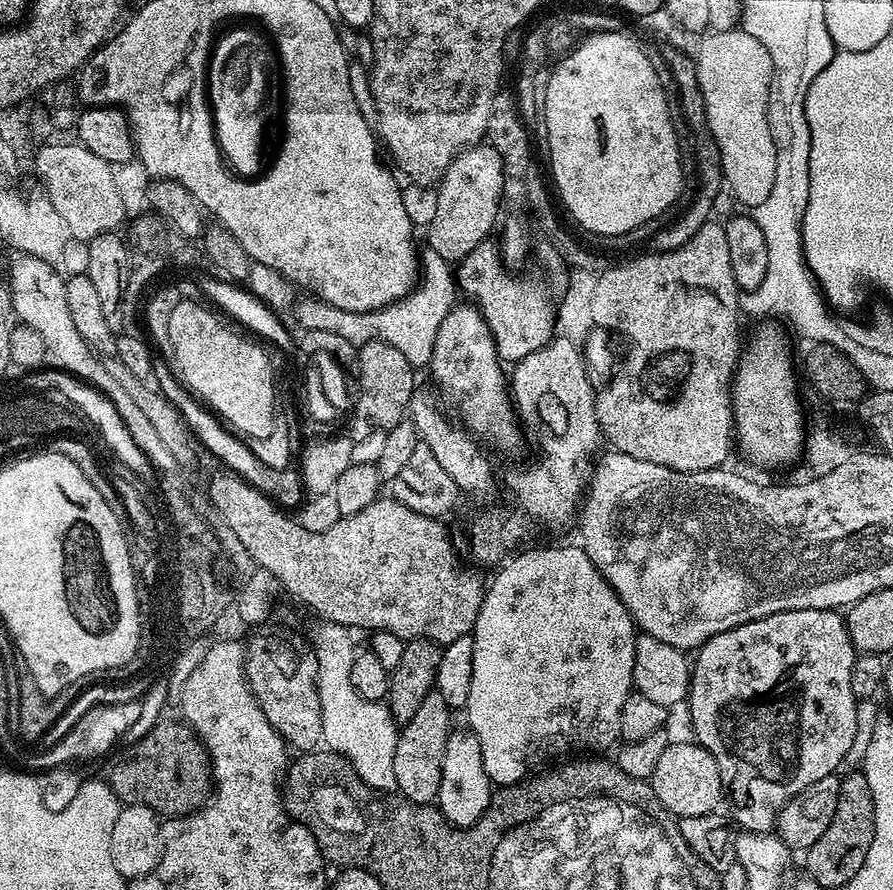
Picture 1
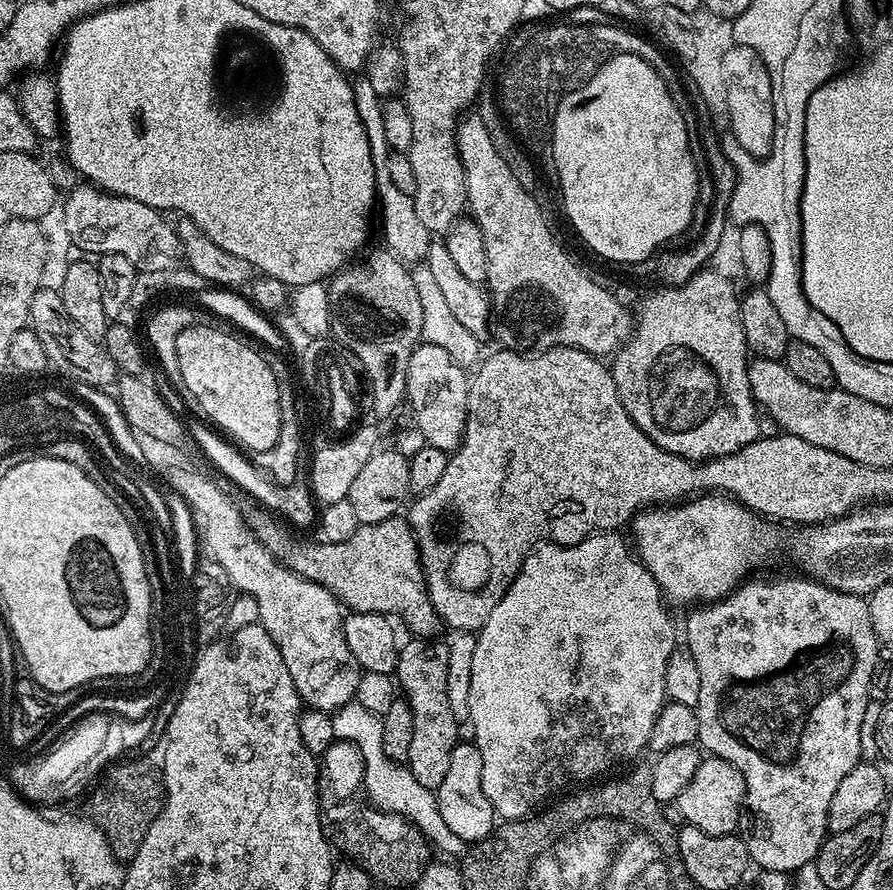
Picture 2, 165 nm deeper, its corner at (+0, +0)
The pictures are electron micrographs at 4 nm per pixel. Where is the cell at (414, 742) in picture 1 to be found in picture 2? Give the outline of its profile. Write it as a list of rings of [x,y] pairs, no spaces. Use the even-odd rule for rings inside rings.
[[[412,638],[409,641],[408,645],[400,648],[394,673],[399,691],[414,714],[414,746],[406,766],[421,786],[435,790],[446,779],[450,754],[454,754],[458,743],[456,735],[462,732],[461,725],[454,718],[454,710],[450,710],[450,697],[446,695],[446,666],[450,662],[450,650],[440,638]]]

